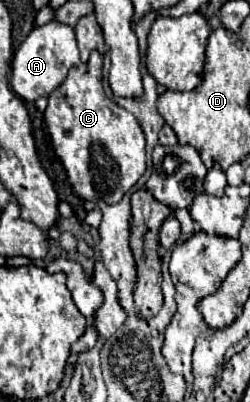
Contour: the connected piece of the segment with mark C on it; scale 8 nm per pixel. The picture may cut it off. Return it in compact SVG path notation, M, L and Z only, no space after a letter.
M98 51L90 53L88 63L80 63L80 65L72 67L68 71L66 79L62 81L62 85L48 95L44 123L46 123L48 135L52 139L54 151L66 169L72 189L84 201L102 199L108 205L114 205L124 197L124 193L146 171L146 167L144 167L144 145L146 145L144 131L134 115L130 117L130 113L126 109L122 109L118 103L114 103L112 99L106 97L104 89L102 89L102 55Z

